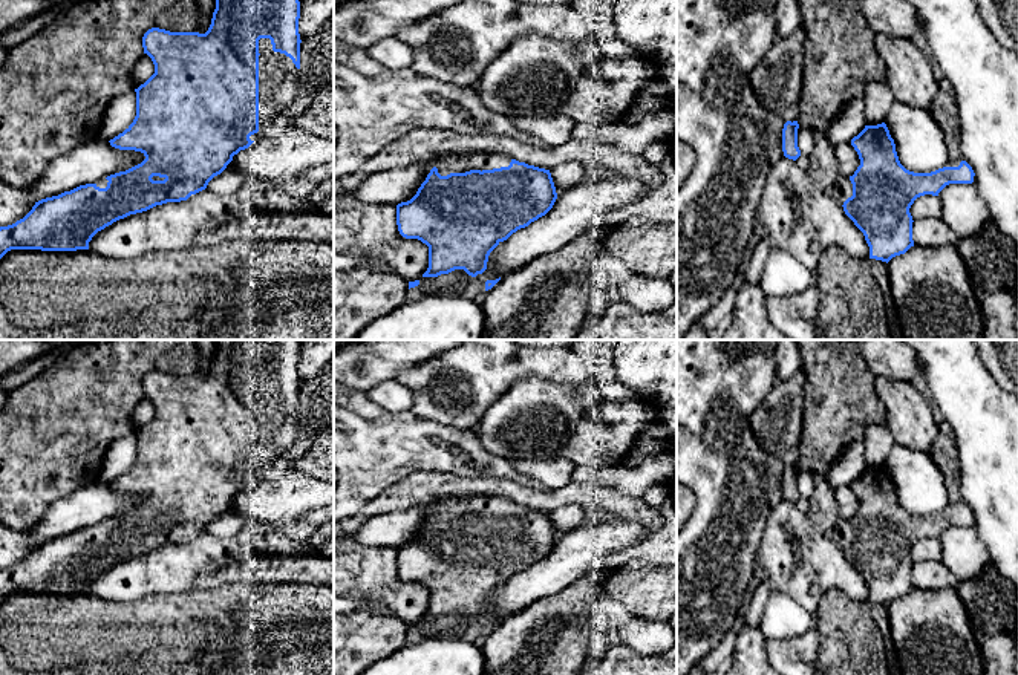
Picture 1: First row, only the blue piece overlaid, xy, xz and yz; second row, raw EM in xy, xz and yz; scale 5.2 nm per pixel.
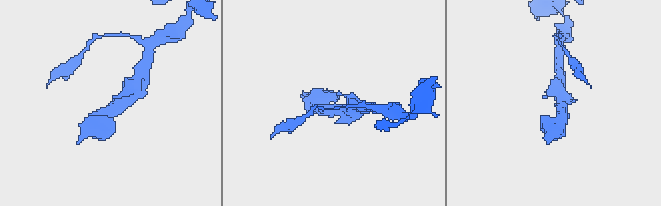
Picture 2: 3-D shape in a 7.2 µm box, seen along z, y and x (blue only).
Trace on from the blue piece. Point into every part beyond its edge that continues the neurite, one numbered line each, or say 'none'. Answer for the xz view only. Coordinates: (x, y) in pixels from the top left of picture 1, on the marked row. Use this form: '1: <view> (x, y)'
1: xz (460, 163)

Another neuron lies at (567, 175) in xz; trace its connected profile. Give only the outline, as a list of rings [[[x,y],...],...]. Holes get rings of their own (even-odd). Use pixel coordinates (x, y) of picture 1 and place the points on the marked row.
[[[568,161],[550,170],[557,196],[585,181],[585,164],[588,161]]]

